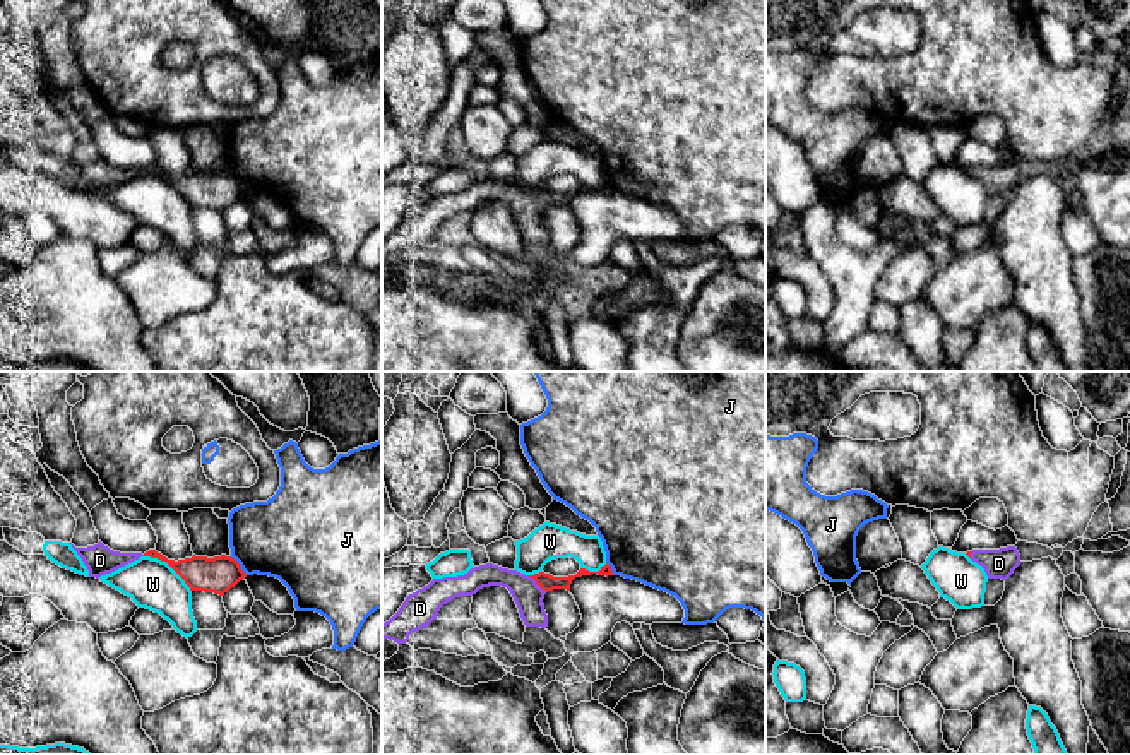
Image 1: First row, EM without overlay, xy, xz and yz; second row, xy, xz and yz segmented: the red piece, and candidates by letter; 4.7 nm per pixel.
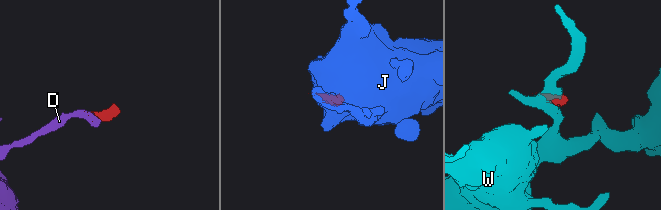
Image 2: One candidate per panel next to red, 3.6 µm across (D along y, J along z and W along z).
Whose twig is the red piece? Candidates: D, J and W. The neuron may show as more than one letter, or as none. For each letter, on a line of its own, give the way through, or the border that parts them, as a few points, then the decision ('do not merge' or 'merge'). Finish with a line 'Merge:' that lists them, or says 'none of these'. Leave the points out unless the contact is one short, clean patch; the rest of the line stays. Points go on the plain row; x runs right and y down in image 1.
D: runs through xz (545, 197), (538, 201), (528, 213); merge
J: border along xy (230, 173), (247, 190); do not merge
W: do not merge
Merge: D

